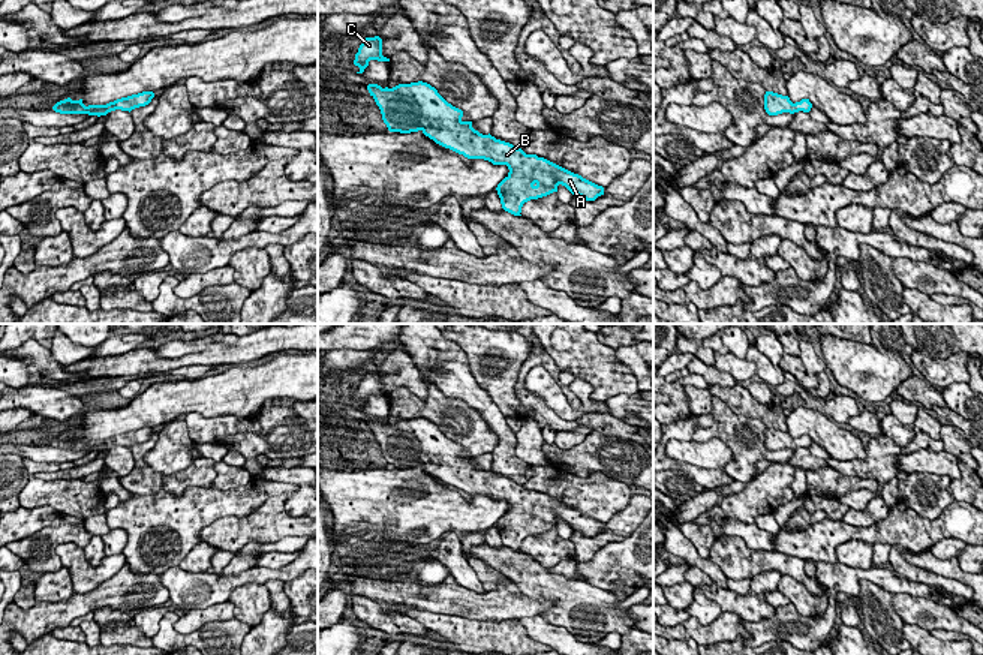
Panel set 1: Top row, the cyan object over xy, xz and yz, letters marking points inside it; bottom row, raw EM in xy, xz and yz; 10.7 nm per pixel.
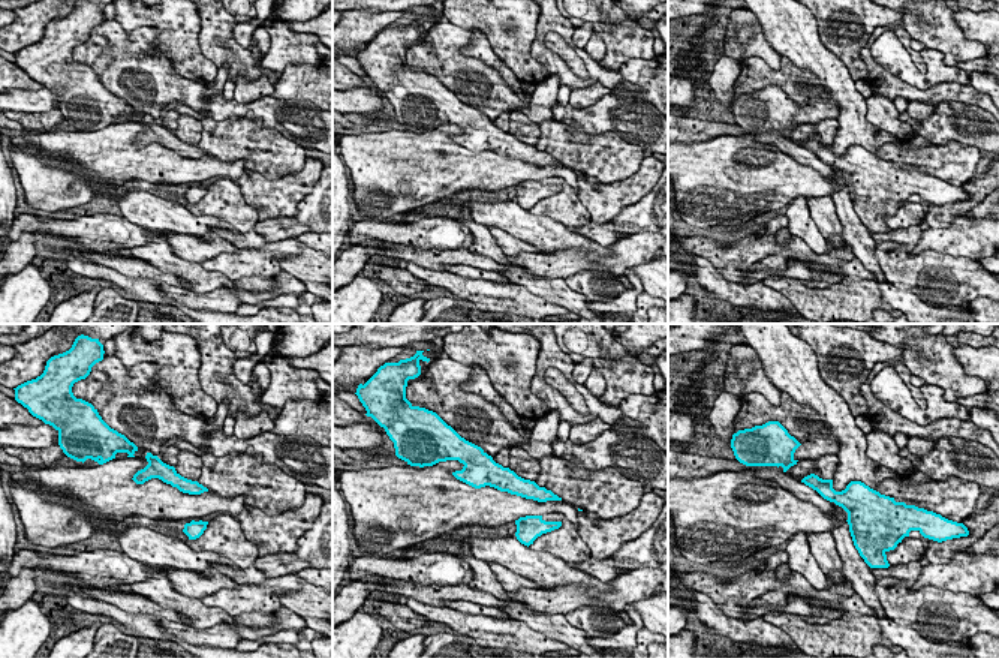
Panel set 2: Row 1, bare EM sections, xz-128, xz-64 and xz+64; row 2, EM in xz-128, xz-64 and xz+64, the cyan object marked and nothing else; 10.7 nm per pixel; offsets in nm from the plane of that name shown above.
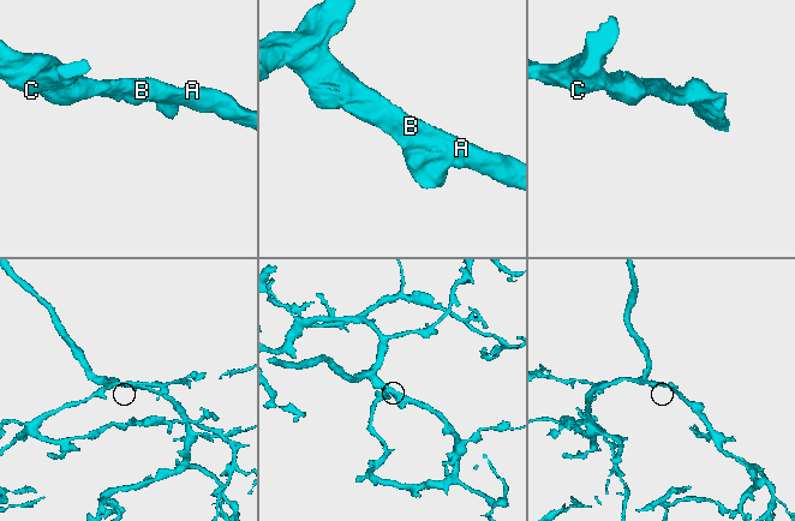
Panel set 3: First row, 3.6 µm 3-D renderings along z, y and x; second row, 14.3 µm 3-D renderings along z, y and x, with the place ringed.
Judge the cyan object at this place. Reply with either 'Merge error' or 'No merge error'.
No merge error

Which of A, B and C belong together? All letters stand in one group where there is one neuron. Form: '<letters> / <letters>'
A B C

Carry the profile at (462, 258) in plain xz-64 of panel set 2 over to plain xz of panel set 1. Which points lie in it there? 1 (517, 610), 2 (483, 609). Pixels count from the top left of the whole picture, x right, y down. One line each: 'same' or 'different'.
1: same
2: same

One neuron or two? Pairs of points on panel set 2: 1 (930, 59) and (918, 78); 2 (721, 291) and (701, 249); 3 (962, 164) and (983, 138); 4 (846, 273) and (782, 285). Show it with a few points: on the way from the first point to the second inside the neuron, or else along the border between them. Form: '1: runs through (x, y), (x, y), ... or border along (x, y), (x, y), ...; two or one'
1: runs through (930, 65), (930, 71), (924, 77); one
2: border along (697, 255), (701, 255), (719, 272); two
3: border along (939, 146), (959, 141), (980, 150); two
4: border along (876, 281), (842, 282); two

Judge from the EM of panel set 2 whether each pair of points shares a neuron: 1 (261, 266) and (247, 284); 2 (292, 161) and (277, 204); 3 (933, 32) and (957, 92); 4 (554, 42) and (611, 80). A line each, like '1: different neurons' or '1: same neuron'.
1: different neurons
2: different neurons
3: different neurons
4: different neurons

